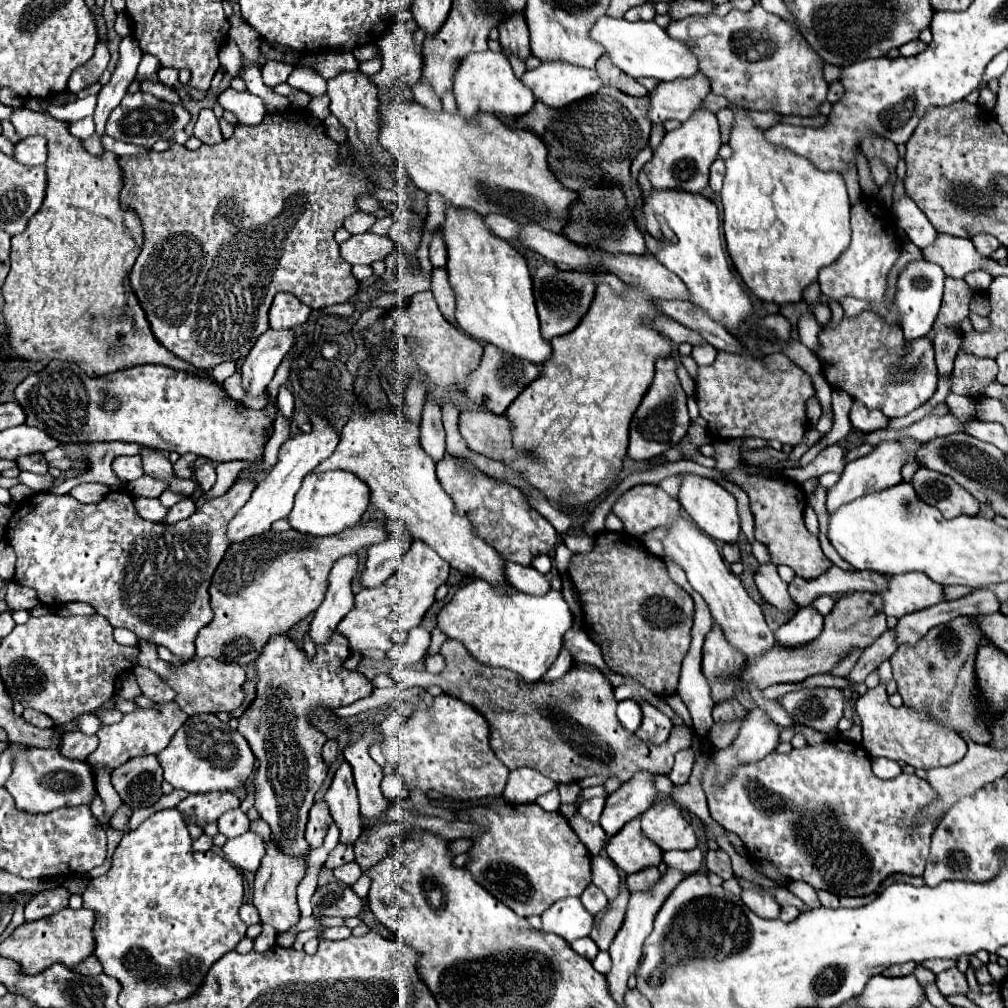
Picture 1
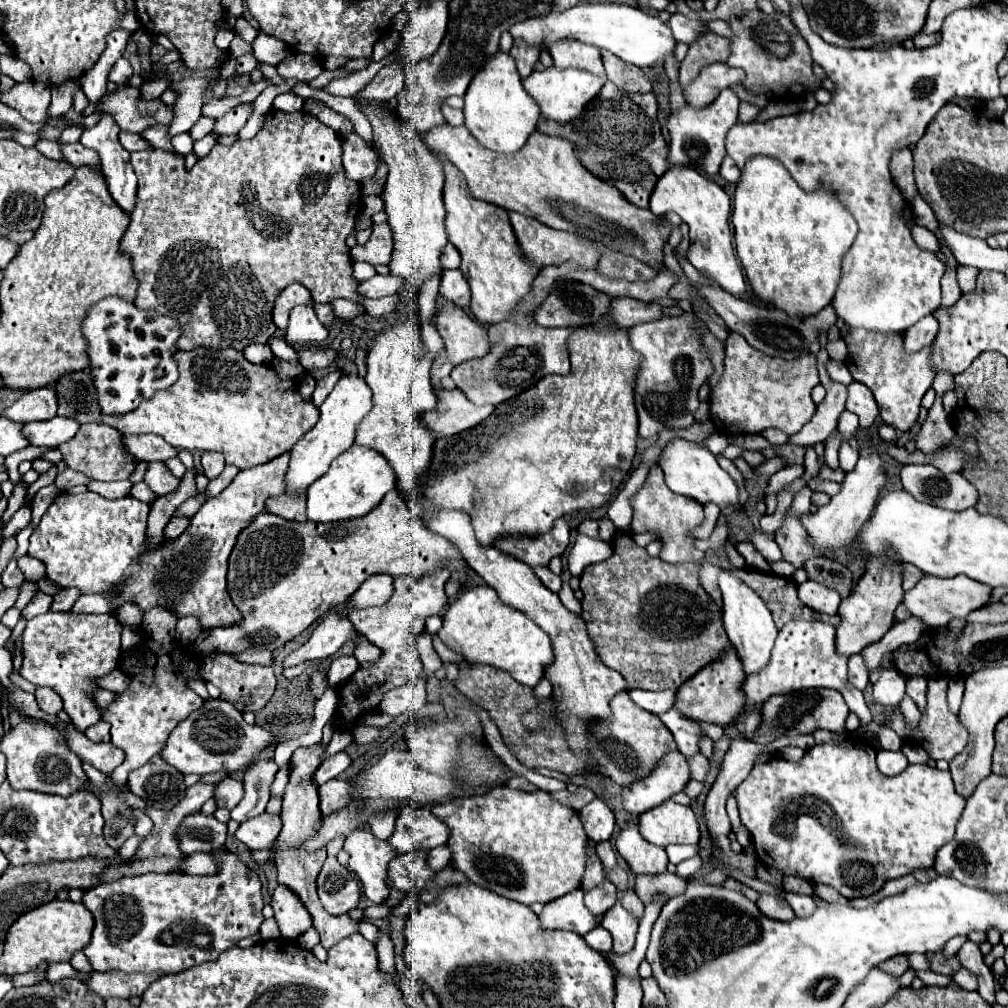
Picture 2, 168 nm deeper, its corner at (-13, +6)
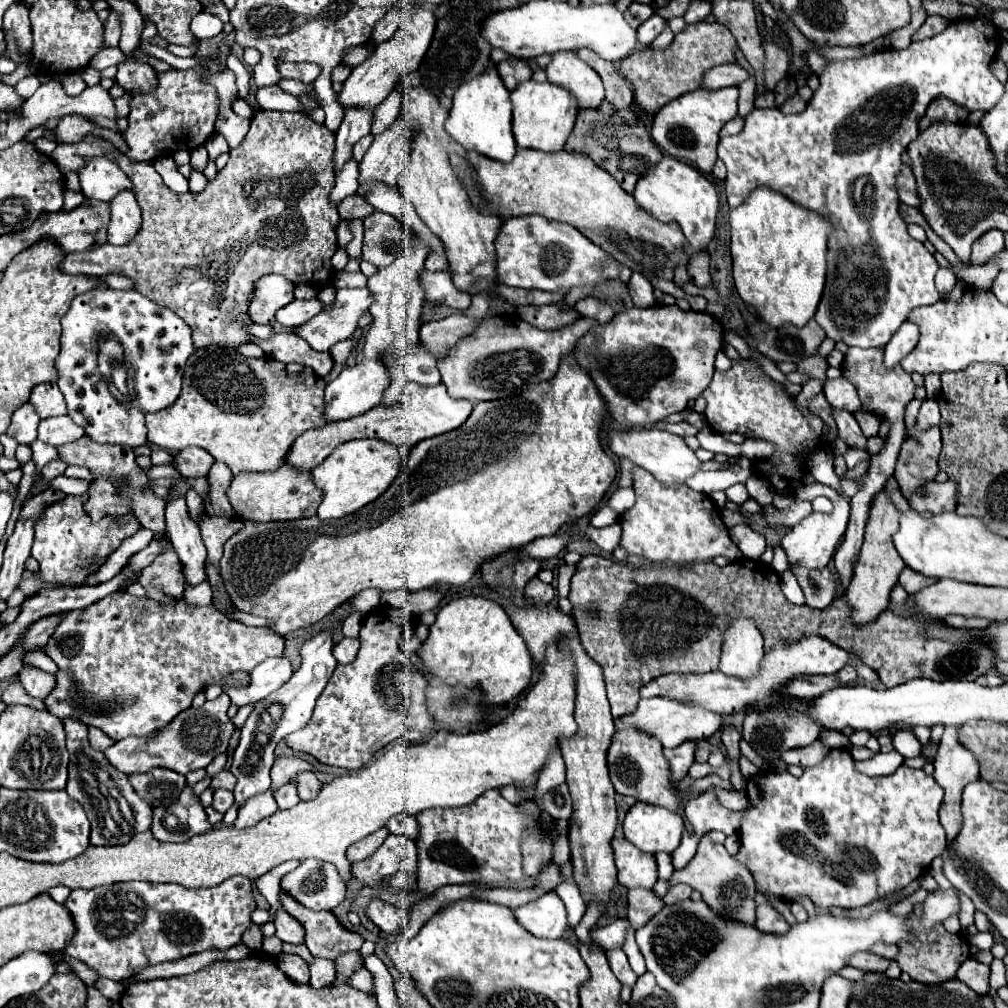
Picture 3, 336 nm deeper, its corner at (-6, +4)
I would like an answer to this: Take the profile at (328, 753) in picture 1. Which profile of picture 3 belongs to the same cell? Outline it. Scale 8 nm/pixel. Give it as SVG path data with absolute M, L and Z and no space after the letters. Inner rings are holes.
M287 783L287 785L279 787L279 789L275 791L275 801L277 801L279 809L291 809L291 807L295 807L295 805L291 805L291 803L297 803L297 801L299 801L295 785L293 785L293 783Z

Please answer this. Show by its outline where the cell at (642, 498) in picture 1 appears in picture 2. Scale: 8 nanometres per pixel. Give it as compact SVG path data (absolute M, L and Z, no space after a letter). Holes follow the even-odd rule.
M652 467L650 469L650 475L646 479L646 483L642 485L642 489L632 497L632 509L634 509L634 517L632 517L632 531L634 533L646 533L646 531L658 531L662 537L662 551L660 551L660 557L668 563L698 563L700 565L700 583L702 587L706 589L706 593L718 603L722 605L722 599L720 599L720 589L718 589L718 583L716 583L716 573L718 573L718 567L712 567L708 561L704 561L704 553L702 551L696 551L694 545L692 545L692 537L690 537L690 529L698 527L702 521L704 521L704 509L698 501L690 499L690 497L684 497L684 495L678 495L674 491L668 489L668 485L664 483L664 475L662 475L662 469L660 467Z

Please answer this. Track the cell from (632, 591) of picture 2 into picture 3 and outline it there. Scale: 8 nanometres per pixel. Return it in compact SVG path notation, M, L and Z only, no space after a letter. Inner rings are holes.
M585 555L577 563L577 573L571 579L569 601L575 605L573 619L579 629L581 645L587 655L603 669L613 717L633 713L639 701L639 689L659 675L715 671L719 667L725 629L739 617L755 619L755 625L759 625L759 631L765 639L765 649L775 647L775 643L795 643L795 639L801 639L803 635L821 635L849 653L863 655L863 663L879 673L879 679L885 687L895 687L917 677L935 681L975 681L979 675L985 675L989 671L993 657L989 645L981 639L965 637L961 631L945 623L901 619L895 617L889 609L883 611L883 615L879 615L875 623L867 623L867 627L855 627L855 623L851 623L851 605L843 597L837 597L825 609L811 609L807 605L793 603L787 605L787 599L781 593L777 571L773 571L773 567L765 565L763 561L751 559L733 561L725 567L717 567L715 563L695 563L691 567L655 565L635 569L629 565L613 563L611 559L599 555Z

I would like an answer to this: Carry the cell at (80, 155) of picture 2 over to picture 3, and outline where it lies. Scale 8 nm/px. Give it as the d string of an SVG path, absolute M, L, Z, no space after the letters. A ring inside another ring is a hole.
M89 159L79 171L81 191L89 199L109 201L121 191L133 191L131 179L109 159Z

